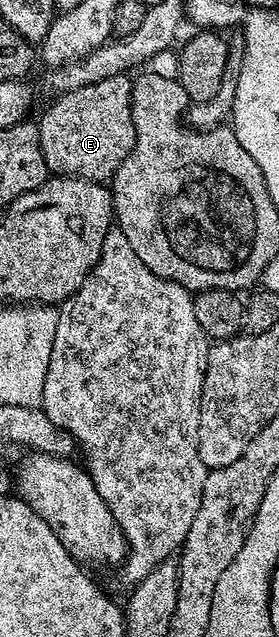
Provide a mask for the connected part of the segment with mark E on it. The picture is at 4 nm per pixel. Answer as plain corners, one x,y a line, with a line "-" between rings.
121,73
55,96
56,100
45,109
44,116
38,119
40,144
49,172
57,176
75,176
77,179
111,180
126,161
127,155
124,151
130,154
136,145
134,121
128,123
128,115
132,112
132,86
134,84
132,79
124,83
128,77
127,74

